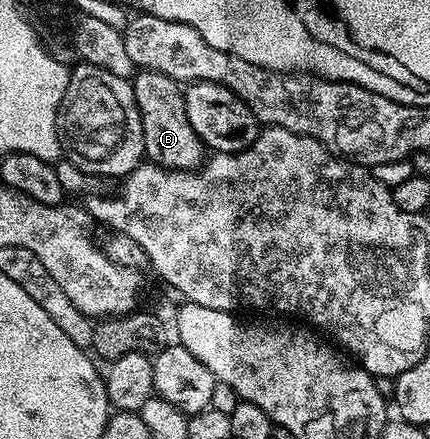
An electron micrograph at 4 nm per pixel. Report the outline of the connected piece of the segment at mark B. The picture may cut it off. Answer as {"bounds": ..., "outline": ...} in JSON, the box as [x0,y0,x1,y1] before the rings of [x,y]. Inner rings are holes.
{"bounds":[131,69,206,169],"outline":[[[140,69],[131,78],[136,106],[142,119],[144,156],[153,165],[164,169],[199,169],[206,157],[206,146],[198,139],[190,119],[186,119],[184,89],[181,82],[153,69]]]}

